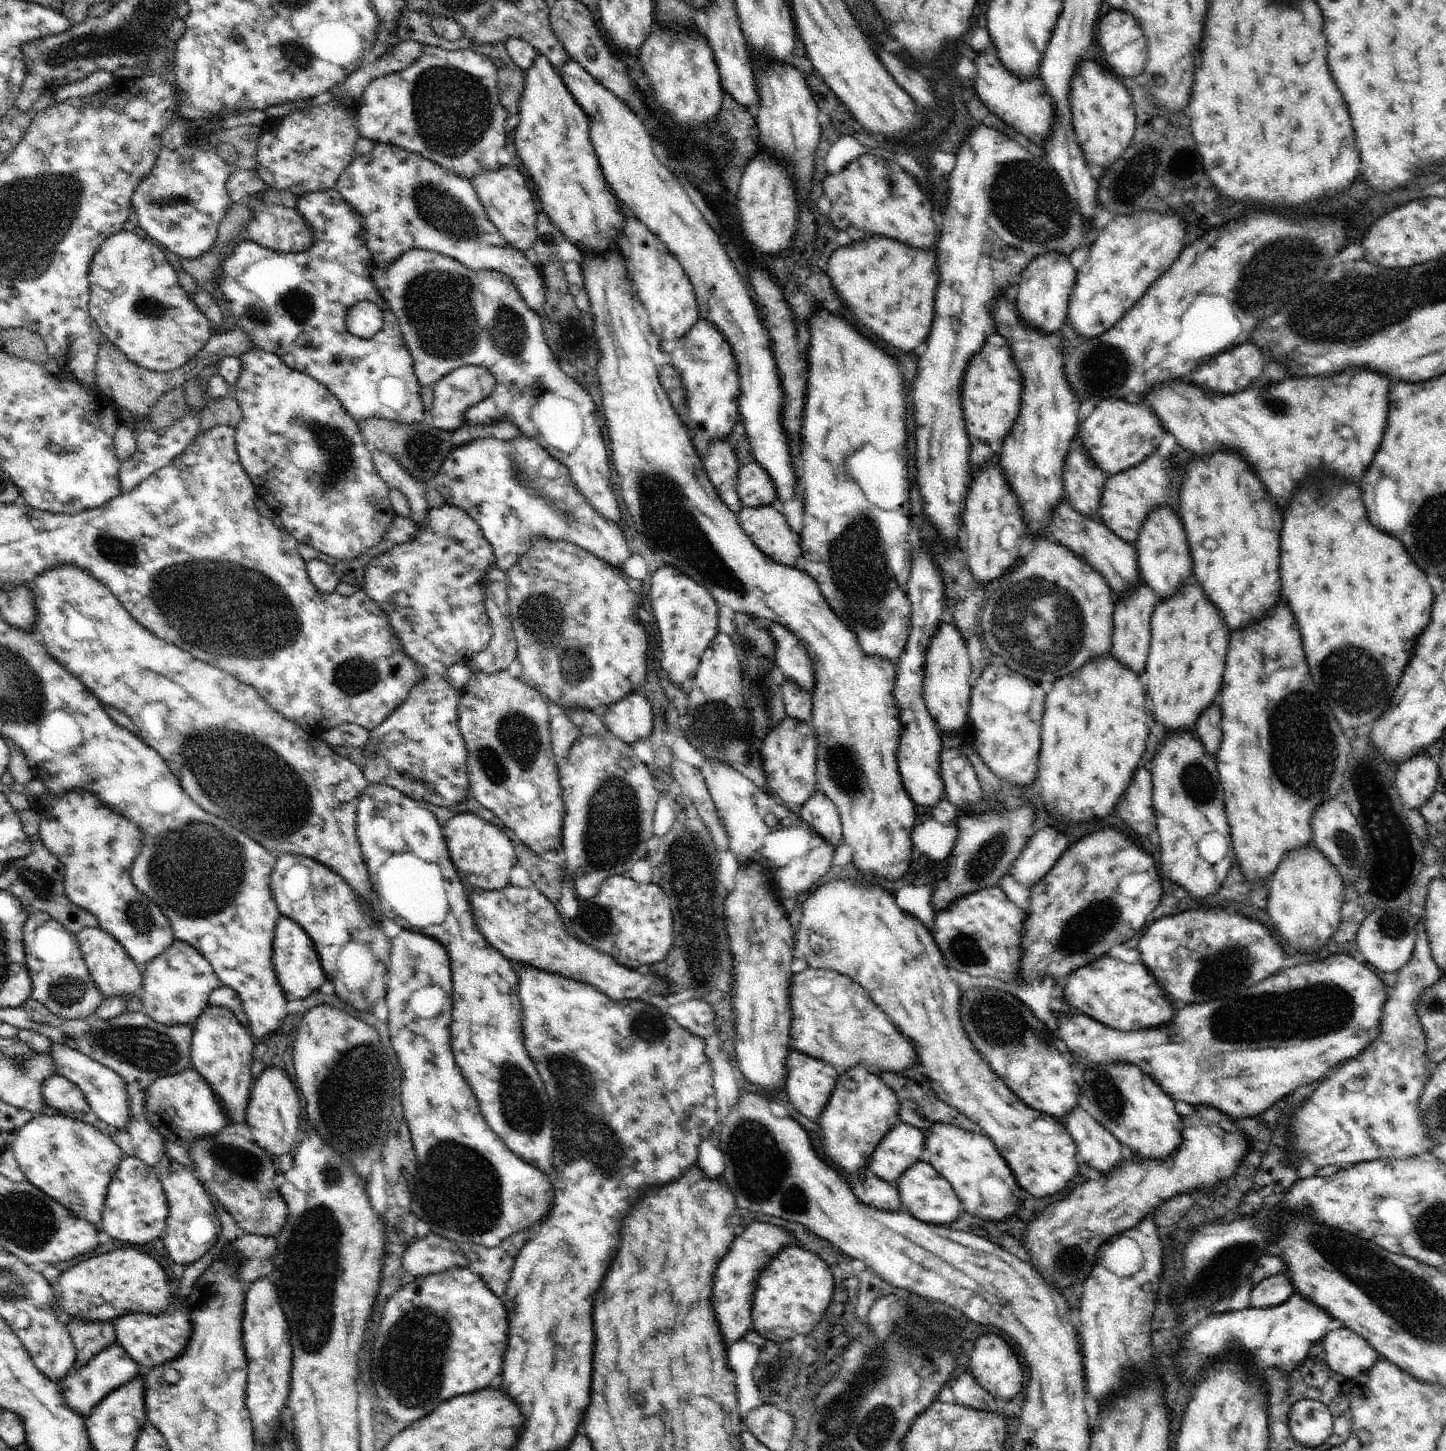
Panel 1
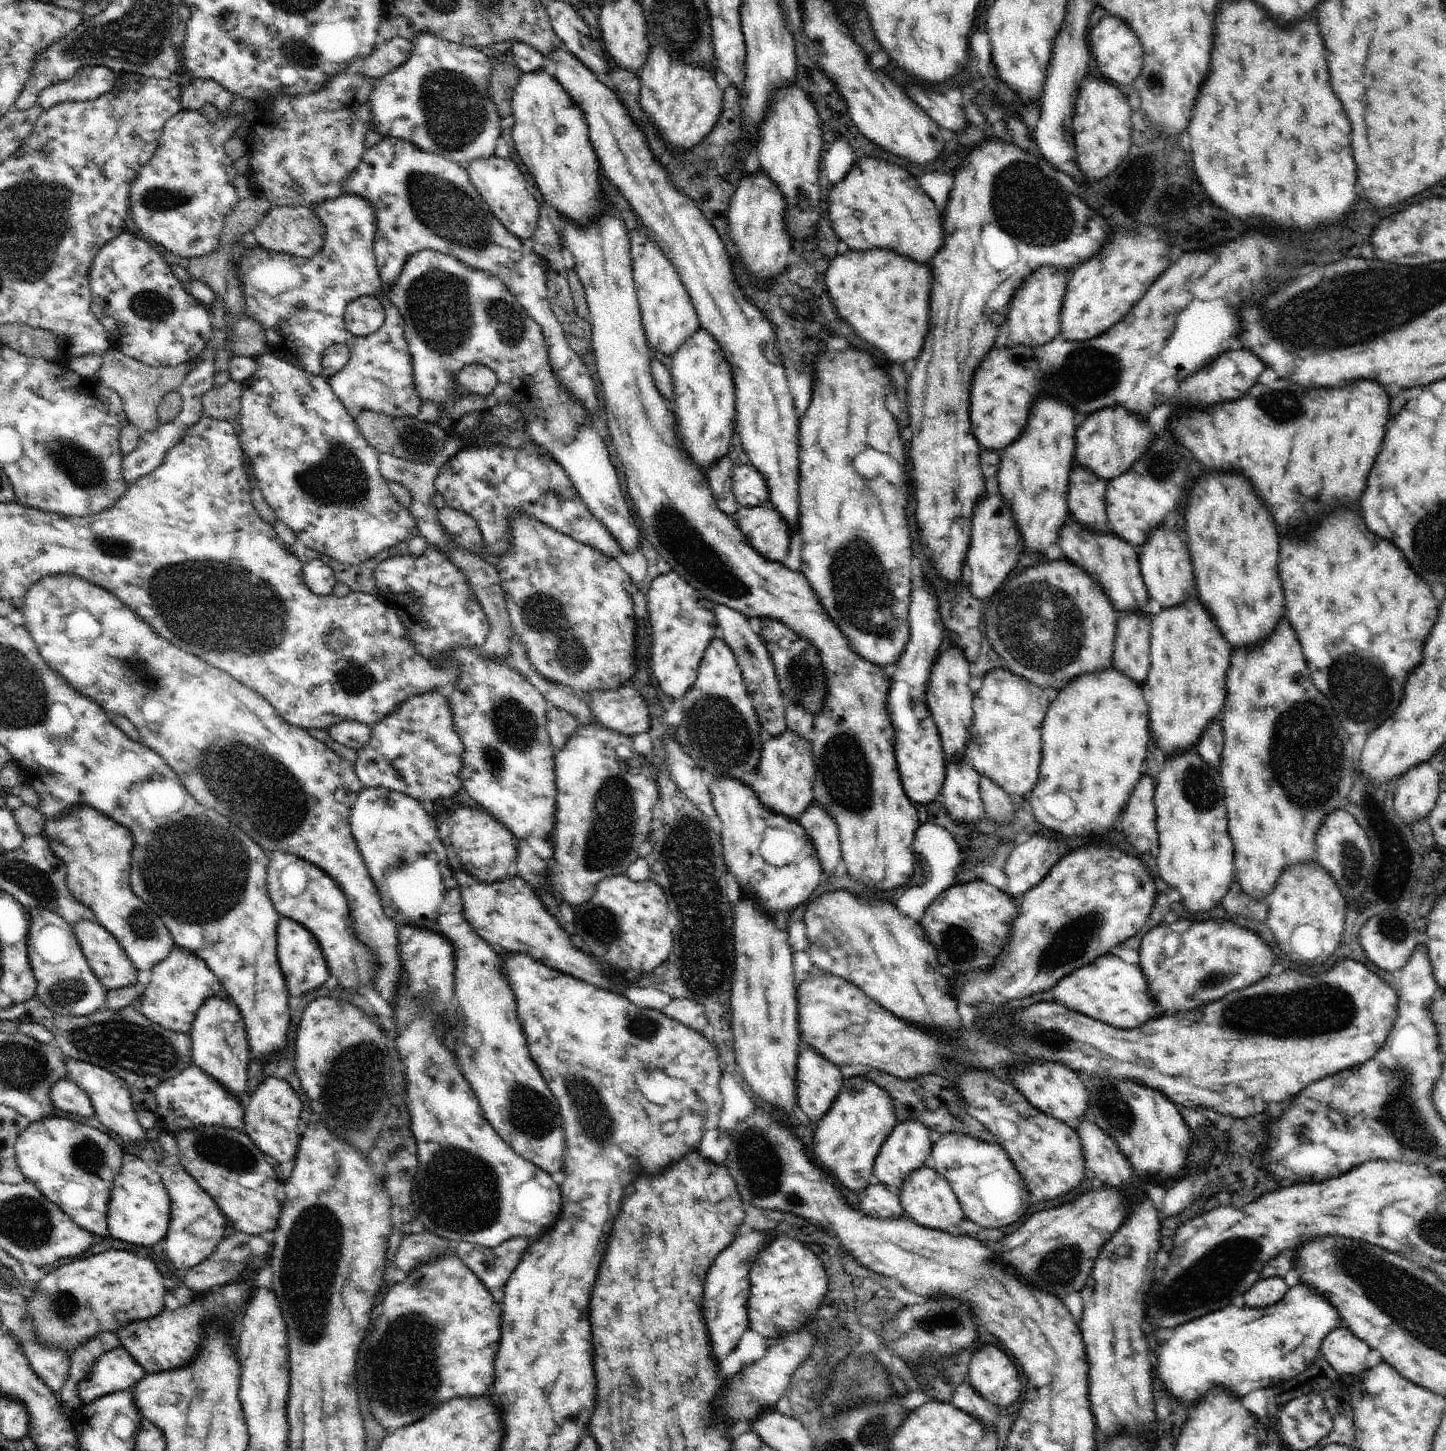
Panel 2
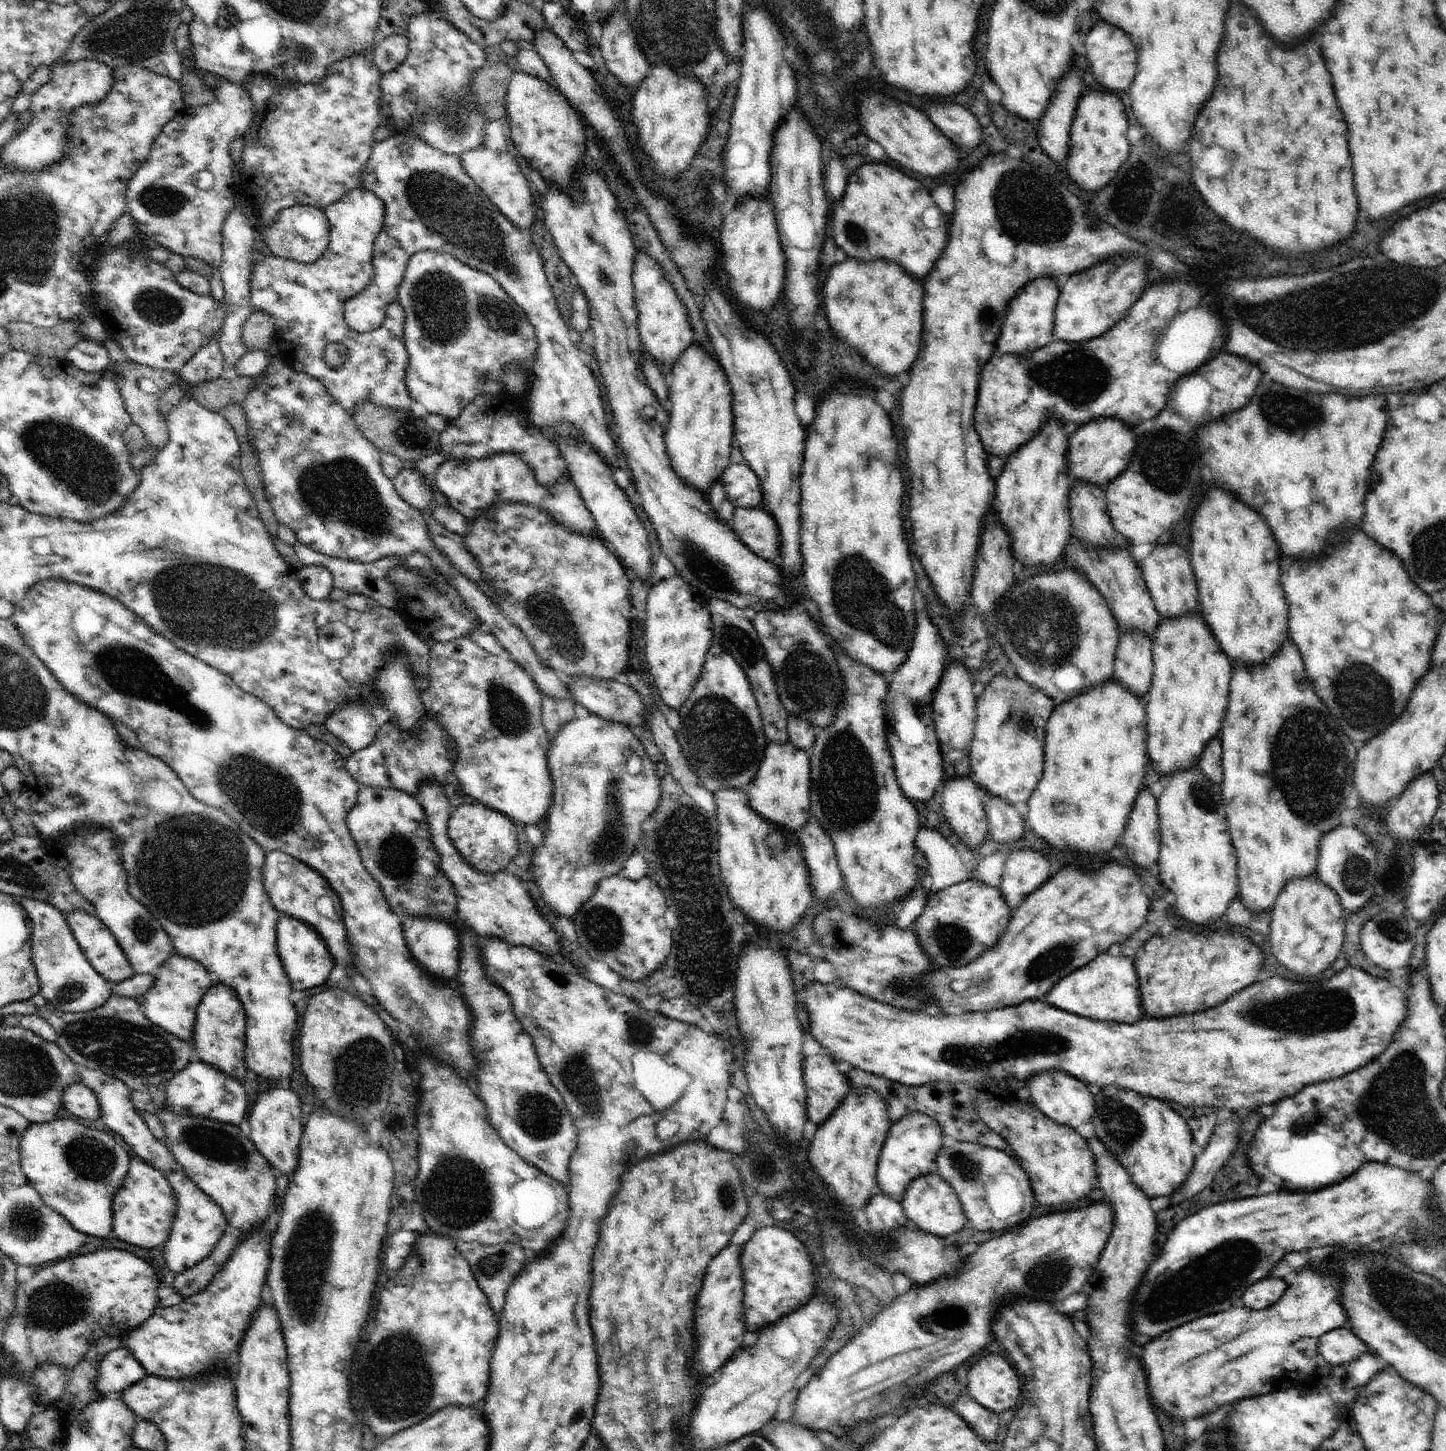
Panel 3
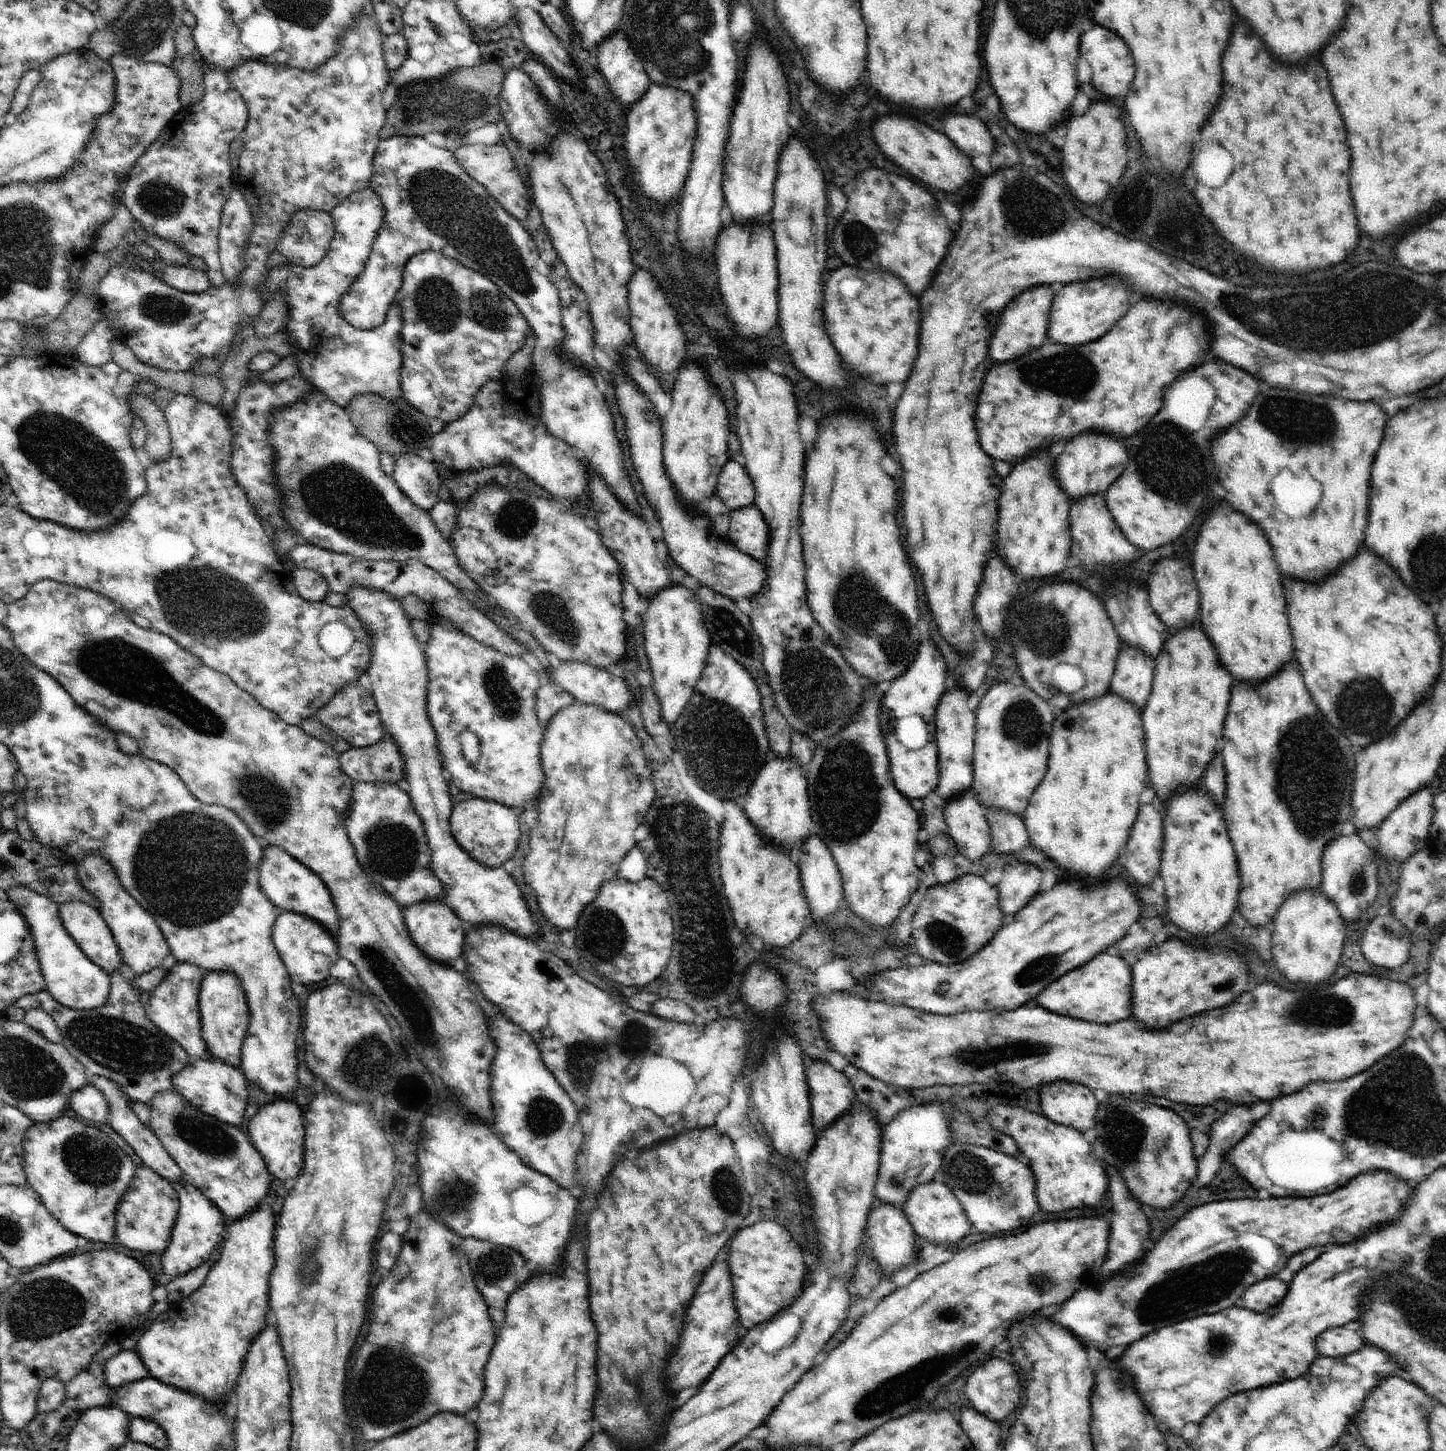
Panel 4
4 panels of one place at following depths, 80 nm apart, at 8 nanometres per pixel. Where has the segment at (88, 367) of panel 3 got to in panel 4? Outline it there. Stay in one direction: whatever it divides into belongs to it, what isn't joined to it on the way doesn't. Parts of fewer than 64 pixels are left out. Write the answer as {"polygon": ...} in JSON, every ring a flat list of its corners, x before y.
{"polygon":[[103,317,95,323,73,351,73,357,93,367,112,361,110,341,115,338,114,325]]}

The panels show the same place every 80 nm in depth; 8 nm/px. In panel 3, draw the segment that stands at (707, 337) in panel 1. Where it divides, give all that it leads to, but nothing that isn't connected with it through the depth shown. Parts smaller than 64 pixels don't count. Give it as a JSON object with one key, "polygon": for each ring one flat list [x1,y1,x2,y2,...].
{"polygon":[[706,340,696,342,698,344,688,346,673,364,669,382,672,407,665,445,676,474,706,494,728,466,734,436,734,414,732,390,720,362,716,362,710,354,712,350]]}

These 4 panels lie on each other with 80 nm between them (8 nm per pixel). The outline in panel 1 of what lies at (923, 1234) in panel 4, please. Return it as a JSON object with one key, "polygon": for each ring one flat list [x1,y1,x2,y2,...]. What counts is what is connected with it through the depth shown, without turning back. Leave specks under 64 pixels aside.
{"polygon":[[916,1161,904,1174,897,1178,897,1189,900,1199,900,1211,910,1213,914,1218,930,1224,954,1222,962,1211,961,1202,952,1185,929,1163]]}

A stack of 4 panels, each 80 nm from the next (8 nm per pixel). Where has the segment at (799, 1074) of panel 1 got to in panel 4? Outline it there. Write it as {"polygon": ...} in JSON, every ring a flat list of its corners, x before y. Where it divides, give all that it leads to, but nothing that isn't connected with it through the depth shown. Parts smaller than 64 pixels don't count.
{"polygon":[[812,1060,806,1070,806,1080,810,1091,812,1120,816,1132,826,1129,828,1125,853,1108,856,1098,854,1089,843,1071,835,1070,832,1064,824,1060]]}

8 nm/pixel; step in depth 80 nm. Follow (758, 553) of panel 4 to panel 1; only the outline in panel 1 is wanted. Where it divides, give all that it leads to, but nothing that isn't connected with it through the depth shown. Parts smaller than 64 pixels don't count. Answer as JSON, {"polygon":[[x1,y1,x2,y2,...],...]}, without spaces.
{"polygon":[[774,506,742,507,740,526,752,542,774,562,794,566,802,556,800,534,788,526,788,518,774,510]]}

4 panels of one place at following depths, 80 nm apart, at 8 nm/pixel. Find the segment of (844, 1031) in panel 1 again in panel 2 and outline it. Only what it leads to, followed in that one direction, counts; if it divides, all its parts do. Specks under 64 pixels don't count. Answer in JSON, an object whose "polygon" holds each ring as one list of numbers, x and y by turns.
{"polygon":[[1343,958,1334,964,1330,969,1320,969,1316,972,1310,970,1306,971,1302,968,1296,967,1294,970,1286,969,1286,972,1280,975,1266,975,1262,980,1257,983,1246,987,1245,989,1228,993,1220,1001,1214,1001,1204,1008,1182,1011,1173,1015,1164,1015,1157,1019,1149,1020,1142,1026,1135,1029,1121,1029,1115,1026,1106,1024,1102,1021,1090,1018,1085,1014,1064,1008,1064,1005,1060,1005,1054,1001,1046,1003,1034,1004,1024,1009,1018,1009,1013,1011,1012,1020,1014,1028,1018,1026,1018,1030,1015,1030,1015,1034,1007,1036,1006,1039,1002,1037,1002,1040,998,1040,997,1035,978,1034,966,1034,962,1032,960,1038,956,1040,942,1040,942,1038,936,1038,936,1036,928,1036,926,1032,920,1032,916,1030,916,1026,908,1024,908,1022,902,1022,900,1018,894,1018,894,1014,890,1014,888,1010,884,1010,883,1006,880,1006,877,1002,872,1002,870,998,866,998,866,994,863,990,860,990,855,984,845,981,839,976,833,975,832,973,824,972,823,975,817,975,816,973,809,972,804,978,804,982,798,986,798,1030,800,1030,800,1038,804,1036,806,1044,811,1048,812,1051,816,1051,824,1058,833,1062,836,1066,844,1064,862,1064,862,1066,872,1066,874,1071,884,1071,896,1078,911,1079,917,1077,920,1074,928,1074,930,1072,938,1074,946,1074,952,1076,952,1074,960,1074,956,1070,966,1070,966,1068,980,1068,980,1070,994,1070,994,1074,1000,1076,999,1079,1003,1081,1008,1080,1009,1067,1018,1061,1018,1066,1024,1066,1026,1063,1035,1063,1036,1061,1058,1061,1064,1065,1068,1065,1073,1071,1084,1072,1090,1077,1108,1077,1114,1079,1130,1079,1131,1081,1139,1082,1140,1085,1149,1086,1151,1089,1154,1088,1159,1090,1164,1096,1167,1096,1174,1104,1178,1106,1185,1106,1188,1108,1192,1107,1203,1107,1212,1108,1224,1116,1232,1116,1235,1118,1250,1118,1255,1117,1256,1114,1262,1114,1265,1111,1266,1106,1270,1106,1272,1102,1282,1102,1284,1098,1288,1096,1296,1096,1300,1090,1304,1090,1306,1086,1310,1086,1312,1082,1318,1082,1330,1074,1336,1074,1340,1070,1346,1070,1350,1066,1356,1066,1361,1062,1366,1062,1369,1058,1372,1058,1374,1054,1378,1052,1378,1049,1384,1044,1389,1030,1392,1028,1394,1020,1397,1017,1397,1000,1398,995,1396,990,1390,986,1384,979,1370,971,1364,963,1356,962,1351,958]]}

